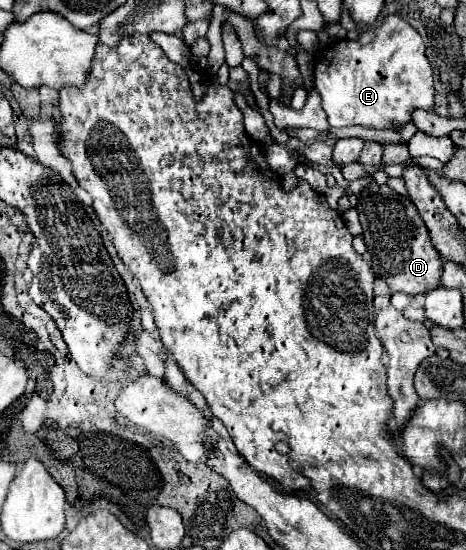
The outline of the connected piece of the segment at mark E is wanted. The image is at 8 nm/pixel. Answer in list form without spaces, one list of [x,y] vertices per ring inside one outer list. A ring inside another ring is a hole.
[[[387,16],[379,28],[365,30],[357,40],[333,42],[325,50],[315,52],[315,88],[321,96],[321,108],[327,112],[331,128],[343,126],[369,126],[377,130],[399,128],[411,122],[415,108],[433,108],[433,70],[425,56],[425,44],[421,36],[399,16]]]

